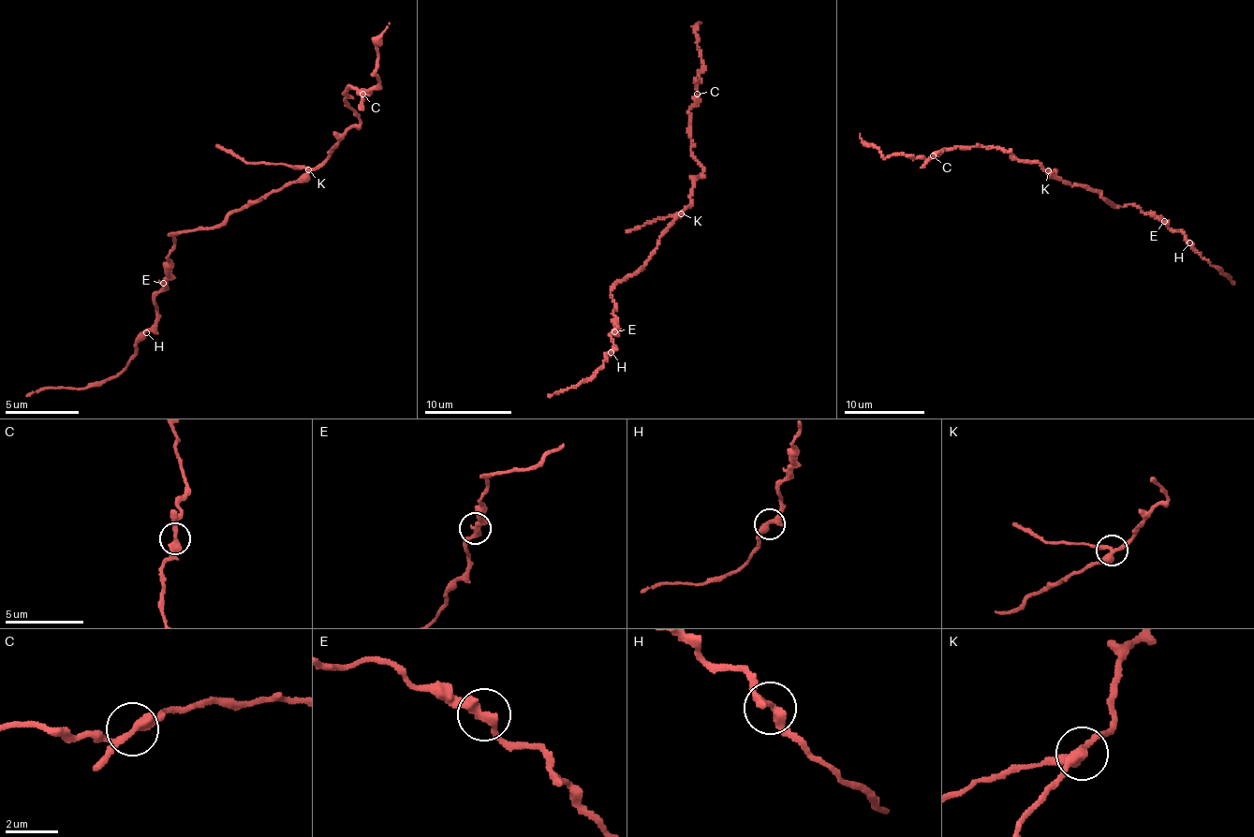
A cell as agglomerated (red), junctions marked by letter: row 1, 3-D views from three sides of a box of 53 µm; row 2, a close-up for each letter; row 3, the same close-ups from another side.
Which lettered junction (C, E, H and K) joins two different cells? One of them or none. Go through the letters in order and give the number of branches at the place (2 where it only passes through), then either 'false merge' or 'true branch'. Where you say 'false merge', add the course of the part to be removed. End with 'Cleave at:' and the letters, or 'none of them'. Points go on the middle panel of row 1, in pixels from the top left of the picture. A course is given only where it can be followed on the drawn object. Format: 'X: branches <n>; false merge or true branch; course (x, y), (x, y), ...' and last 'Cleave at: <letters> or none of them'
C: branches 3; true branch
E: branches 2; true branch
H: branches 2; true branch
K: branches 3; false merge; course (680, 214), (647, 221), (626, 232)
Cleave at: K

